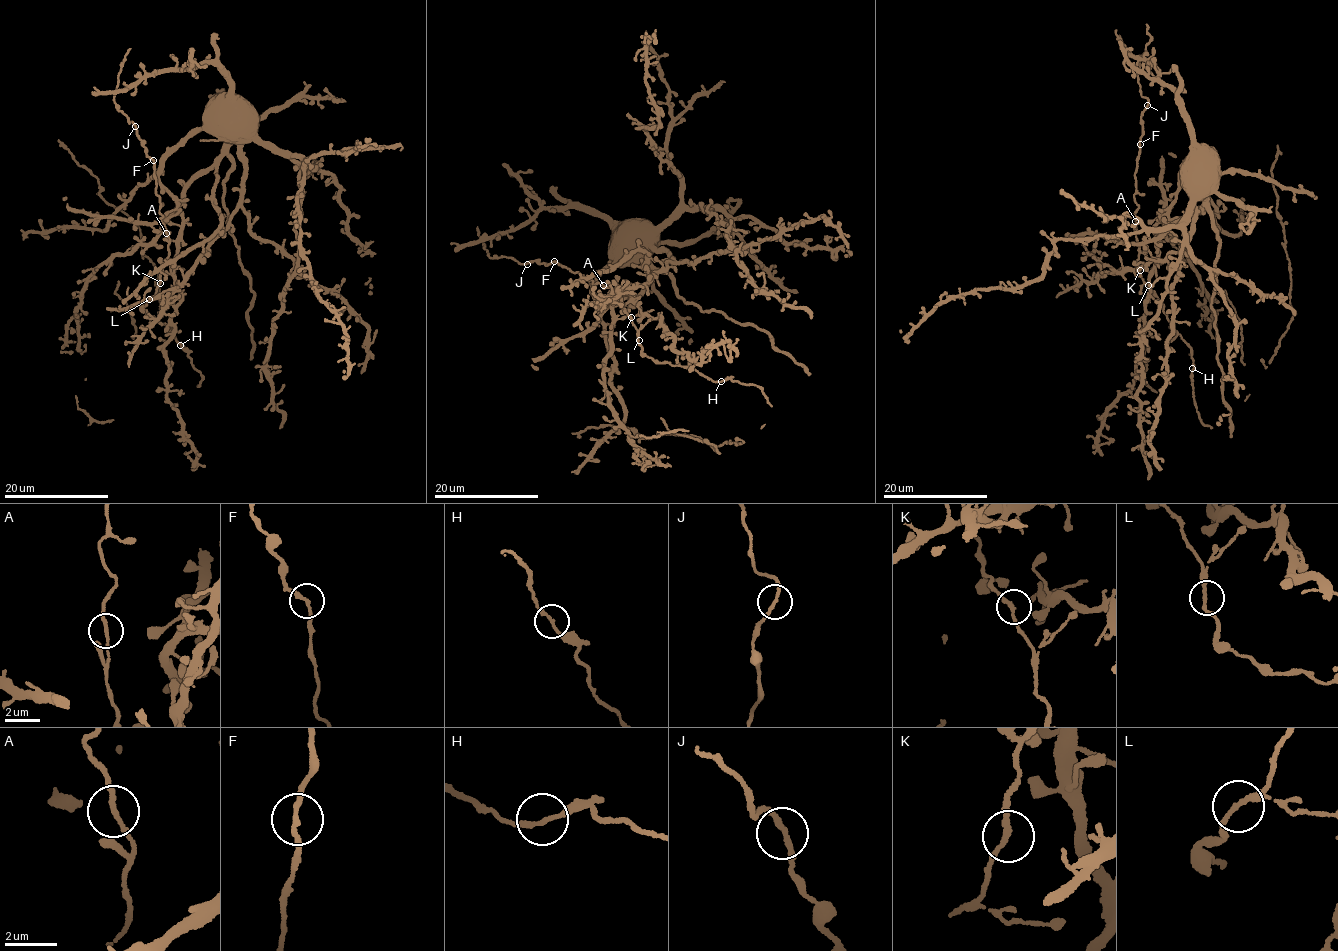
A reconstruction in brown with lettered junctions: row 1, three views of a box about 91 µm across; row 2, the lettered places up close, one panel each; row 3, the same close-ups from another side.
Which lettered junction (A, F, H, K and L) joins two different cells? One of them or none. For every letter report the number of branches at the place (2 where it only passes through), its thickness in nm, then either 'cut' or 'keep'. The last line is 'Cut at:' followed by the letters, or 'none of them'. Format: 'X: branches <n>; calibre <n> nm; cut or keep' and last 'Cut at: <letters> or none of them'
A: branches 2; calibre 170 nm; keep
F: branches 2; calibre 190 nm; keep
H: branches 2; calibre 170 nm; keep
K: branches 2; calibre 180 nm; keep
L: branches 2; calibre 180 nm; keep
Cut at: none of them

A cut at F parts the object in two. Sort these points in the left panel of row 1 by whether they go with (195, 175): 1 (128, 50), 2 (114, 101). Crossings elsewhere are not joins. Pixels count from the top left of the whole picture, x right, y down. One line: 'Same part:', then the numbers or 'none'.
Same part: none

